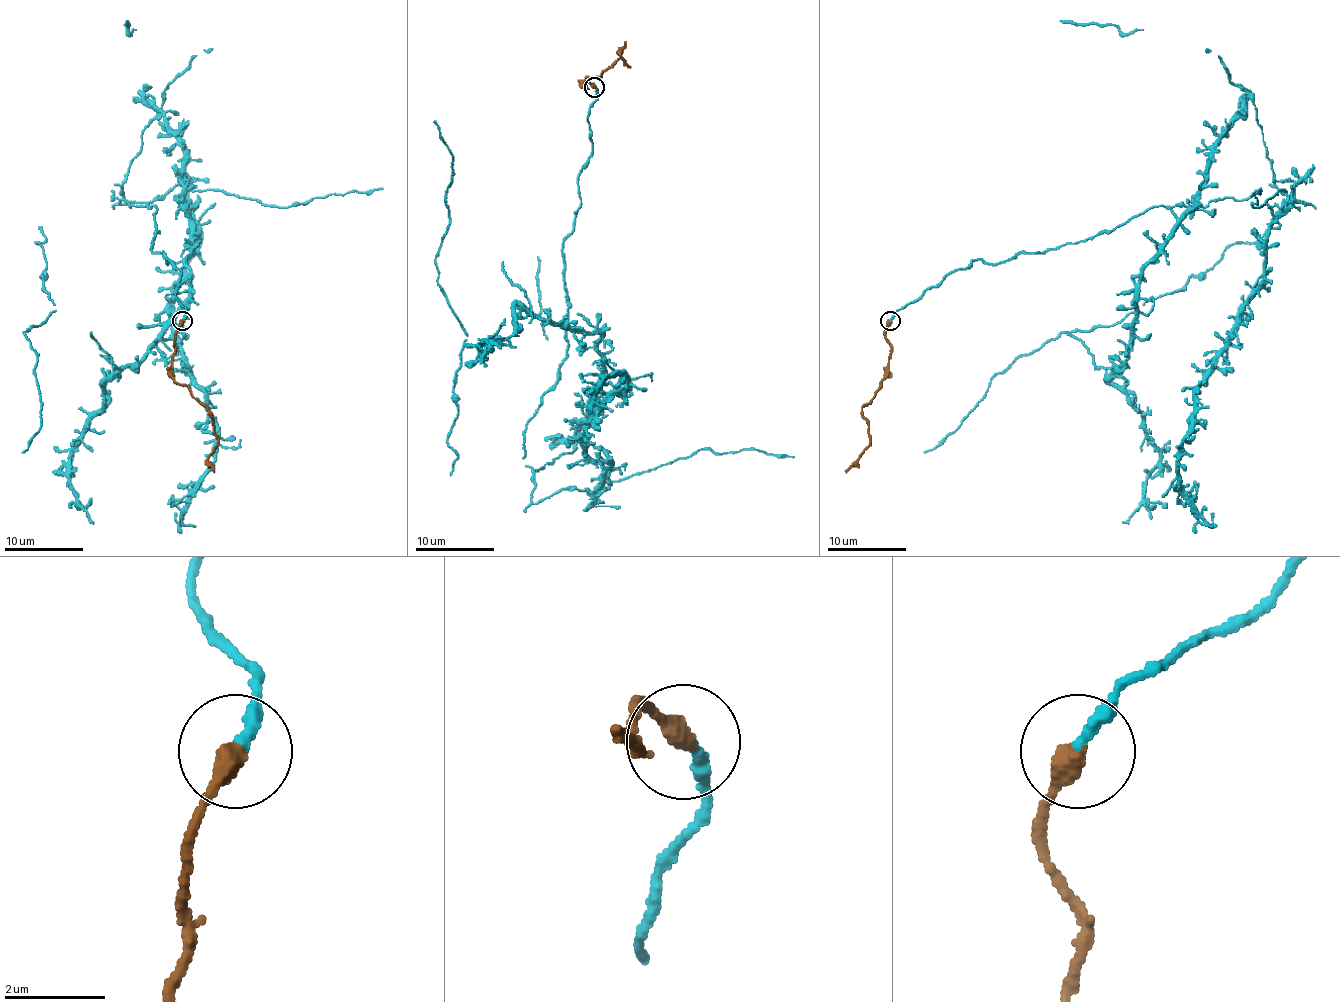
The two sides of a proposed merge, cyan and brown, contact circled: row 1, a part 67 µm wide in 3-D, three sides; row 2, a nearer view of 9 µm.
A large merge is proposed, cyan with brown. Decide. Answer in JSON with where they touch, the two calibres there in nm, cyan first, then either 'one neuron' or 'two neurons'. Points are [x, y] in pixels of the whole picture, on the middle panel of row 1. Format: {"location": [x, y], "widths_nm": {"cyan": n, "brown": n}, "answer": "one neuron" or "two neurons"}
{"location": [594, 87], "widths_nm": {"cyan": 240, "brown": 440}, "answer": "one neuron"}

